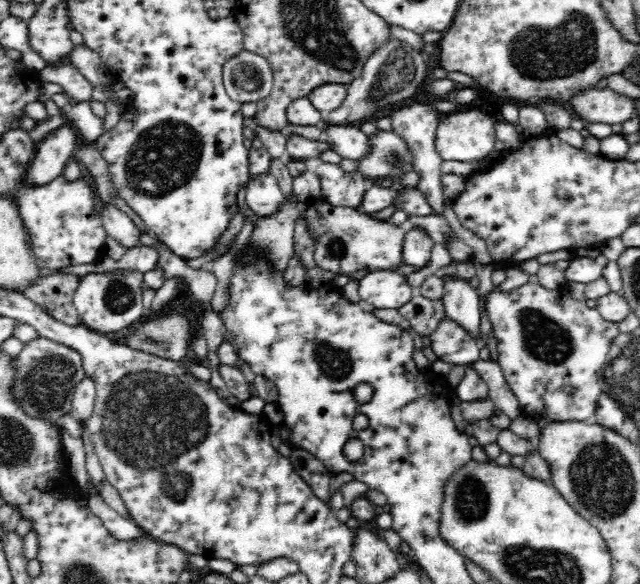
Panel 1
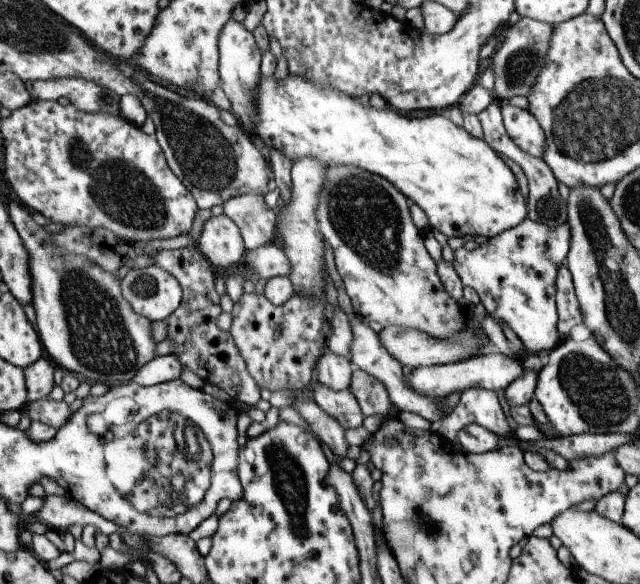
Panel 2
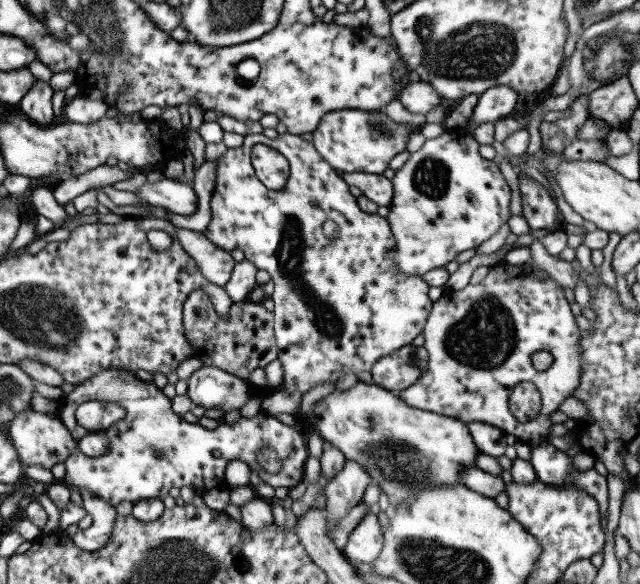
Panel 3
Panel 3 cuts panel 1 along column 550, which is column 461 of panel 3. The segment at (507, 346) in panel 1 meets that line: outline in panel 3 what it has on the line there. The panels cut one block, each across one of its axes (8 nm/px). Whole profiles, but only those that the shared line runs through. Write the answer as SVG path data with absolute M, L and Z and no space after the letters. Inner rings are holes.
M503 260L490 265L488 269L479 284L467 284L462 289L443 288L440 298L431 302L421 329L428 364L411 386L396 394L407 406L454 418L465 424L490 424L505 434L515 436L530 448L535 448L544 442L549 443L549 428L552 426L549 416L579 386L582 352L578 342L582 332L573 319L569 303L563 297L563 288L551 278L546 281L534 280L528 267L512 265ZM535 351L545 351L552 356L552 363L545 370L537 370L531 364L530 354ZM521 381L532 382L540 394L538 415L525 423L515 420L508 411L510 388Z

